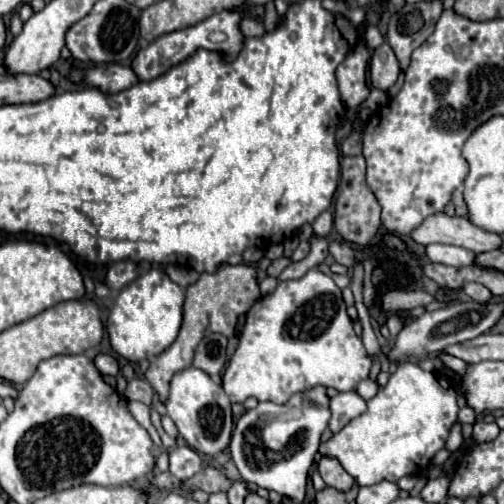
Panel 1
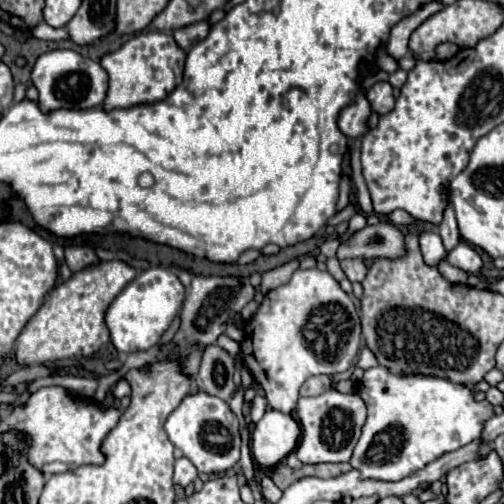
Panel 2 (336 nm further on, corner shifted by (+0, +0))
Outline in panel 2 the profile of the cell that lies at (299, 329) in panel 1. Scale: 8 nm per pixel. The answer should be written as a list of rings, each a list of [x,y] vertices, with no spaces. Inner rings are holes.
[[[297,269],[293,277],[295,279],[291,279],[289,283],[271,289],[265,295],[257,313],[247,321],[245,335],[241,341],[241,357],[245,367],[251,371],[257,385],[265,391],[269,405],[283,413],[295,413],[299,401],[299,389],[309,377],[343,373],[357,357],[361,341],[359,311],[355,309],[351,297],[327,271]]]

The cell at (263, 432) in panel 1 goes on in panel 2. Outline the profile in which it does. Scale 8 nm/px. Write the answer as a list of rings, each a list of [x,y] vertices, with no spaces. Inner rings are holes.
[[[267,411],[251,431],[251,455],[261,469],[275,469],[301,439],[299,423],[283,411]]]

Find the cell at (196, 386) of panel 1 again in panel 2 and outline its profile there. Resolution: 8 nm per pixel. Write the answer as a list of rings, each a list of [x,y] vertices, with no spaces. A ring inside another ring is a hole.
[[[205,391],[187,395],[181,405],[167,417],[165,431],[169,435],[169,441],[181,449],[183,455],[191,459],[191,463],[201,473],[221,473],[239,463],[239,423],[235,413],[229,409],[229,403],[219,397],[207,395]]]

